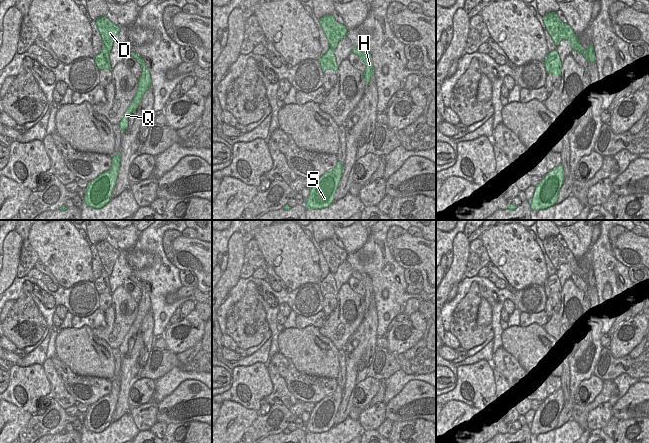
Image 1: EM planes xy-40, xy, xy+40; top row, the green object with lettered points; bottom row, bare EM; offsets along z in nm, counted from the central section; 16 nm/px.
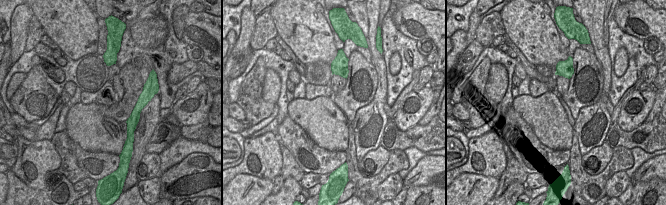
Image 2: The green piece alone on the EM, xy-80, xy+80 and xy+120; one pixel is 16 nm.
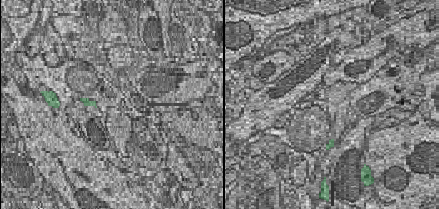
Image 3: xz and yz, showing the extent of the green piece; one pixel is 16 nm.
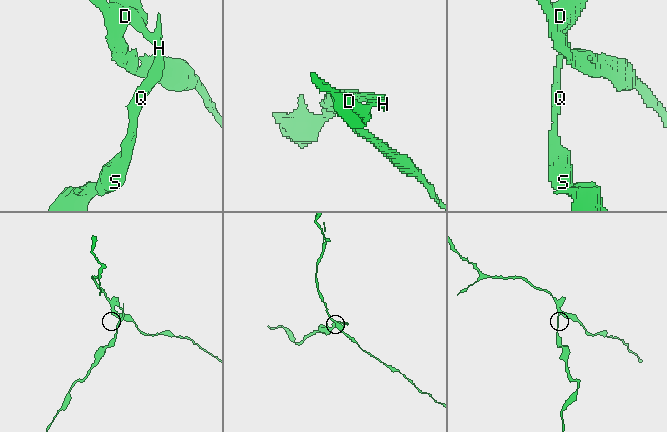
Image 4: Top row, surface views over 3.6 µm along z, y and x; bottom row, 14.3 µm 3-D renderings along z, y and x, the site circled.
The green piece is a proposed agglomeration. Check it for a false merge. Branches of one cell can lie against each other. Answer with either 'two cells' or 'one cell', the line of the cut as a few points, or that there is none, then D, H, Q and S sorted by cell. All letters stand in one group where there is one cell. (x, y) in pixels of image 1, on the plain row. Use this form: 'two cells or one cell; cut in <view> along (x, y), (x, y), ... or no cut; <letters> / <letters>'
two cells; cut in xy along (360, 273), (360, 281); D / H Q S

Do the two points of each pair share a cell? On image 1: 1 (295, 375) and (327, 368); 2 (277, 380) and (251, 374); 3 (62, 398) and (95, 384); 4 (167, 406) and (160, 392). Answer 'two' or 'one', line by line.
1: two
2: two
3: two
4: two

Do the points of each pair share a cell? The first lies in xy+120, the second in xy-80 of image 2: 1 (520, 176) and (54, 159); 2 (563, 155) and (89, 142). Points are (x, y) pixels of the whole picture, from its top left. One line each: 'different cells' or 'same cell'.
1: different cells
2: different cells

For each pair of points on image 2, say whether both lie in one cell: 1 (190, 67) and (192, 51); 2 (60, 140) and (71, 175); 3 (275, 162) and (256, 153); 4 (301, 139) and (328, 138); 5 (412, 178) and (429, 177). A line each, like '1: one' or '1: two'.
1: two
2: one
3: one
4: two
5: one

